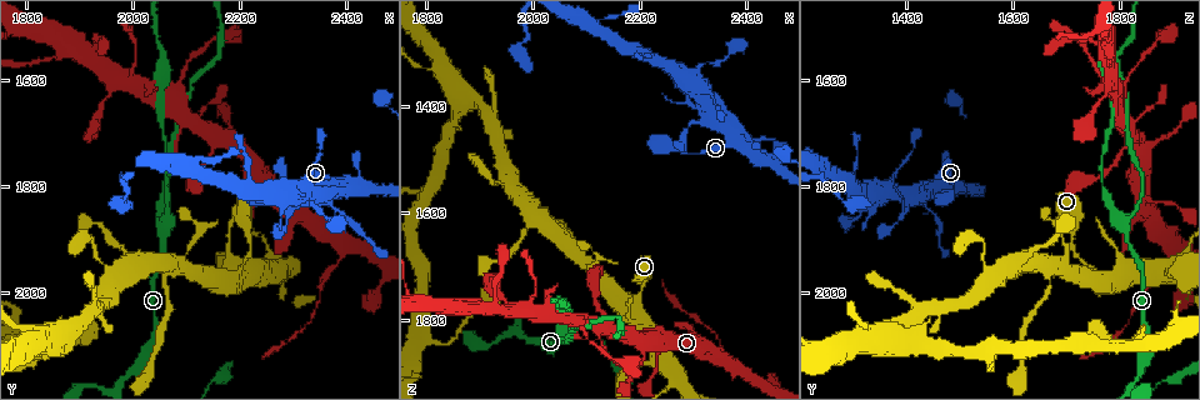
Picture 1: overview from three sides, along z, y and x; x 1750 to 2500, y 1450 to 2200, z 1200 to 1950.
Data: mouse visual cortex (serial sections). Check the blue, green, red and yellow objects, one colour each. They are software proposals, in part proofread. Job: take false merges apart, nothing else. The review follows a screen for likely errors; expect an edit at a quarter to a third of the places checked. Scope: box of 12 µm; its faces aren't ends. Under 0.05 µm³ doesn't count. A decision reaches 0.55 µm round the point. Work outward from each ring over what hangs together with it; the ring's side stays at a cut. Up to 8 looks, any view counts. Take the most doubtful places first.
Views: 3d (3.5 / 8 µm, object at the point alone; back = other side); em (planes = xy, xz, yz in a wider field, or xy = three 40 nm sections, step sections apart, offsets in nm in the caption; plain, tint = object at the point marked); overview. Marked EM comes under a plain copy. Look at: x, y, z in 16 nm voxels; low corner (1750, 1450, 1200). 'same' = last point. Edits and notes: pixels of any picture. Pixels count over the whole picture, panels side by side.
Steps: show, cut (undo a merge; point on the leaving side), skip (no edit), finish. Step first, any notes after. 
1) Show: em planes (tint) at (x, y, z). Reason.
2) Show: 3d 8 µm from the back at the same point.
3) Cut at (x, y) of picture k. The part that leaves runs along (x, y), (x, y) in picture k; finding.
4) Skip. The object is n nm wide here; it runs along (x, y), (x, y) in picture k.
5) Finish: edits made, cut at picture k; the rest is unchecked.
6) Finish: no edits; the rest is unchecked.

Show: 3d 8 µm from the back at (2060, 1865, 1815). Side arm on a straight run.

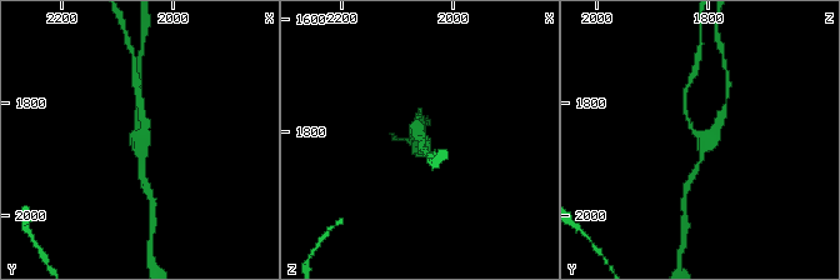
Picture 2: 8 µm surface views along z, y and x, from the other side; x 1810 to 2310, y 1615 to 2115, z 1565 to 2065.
Show: em planes (tint) at (2055, 1865, 1815). 3 arms meet here; the arms are 150, 200, 200 nm wide; now the EM.

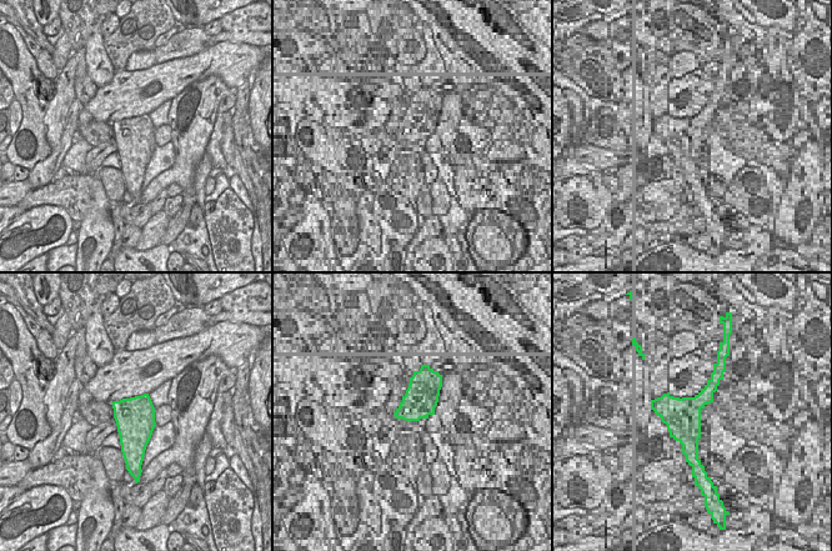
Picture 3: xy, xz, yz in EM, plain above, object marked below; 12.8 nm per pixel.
Skip. It runs along (143, 176), (139, 113) in picture 2; all the same cell.

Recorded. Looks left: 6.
Show: 3d 3.5 µm at (1845, 1560, 1790). Calibre changes.

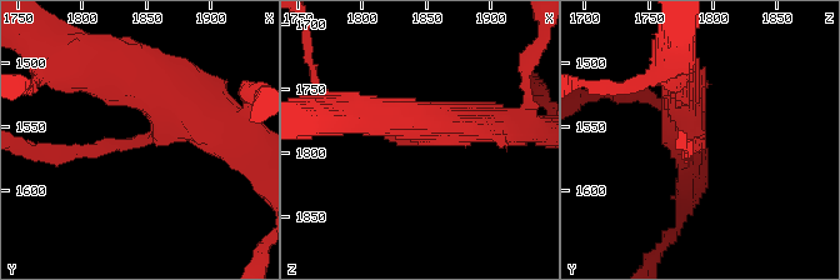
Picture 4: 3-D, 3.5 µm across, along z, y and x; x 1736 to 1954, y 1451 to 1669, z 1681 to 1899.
Show: em xy step 2 (tint) at (1842, 1558, 1790).

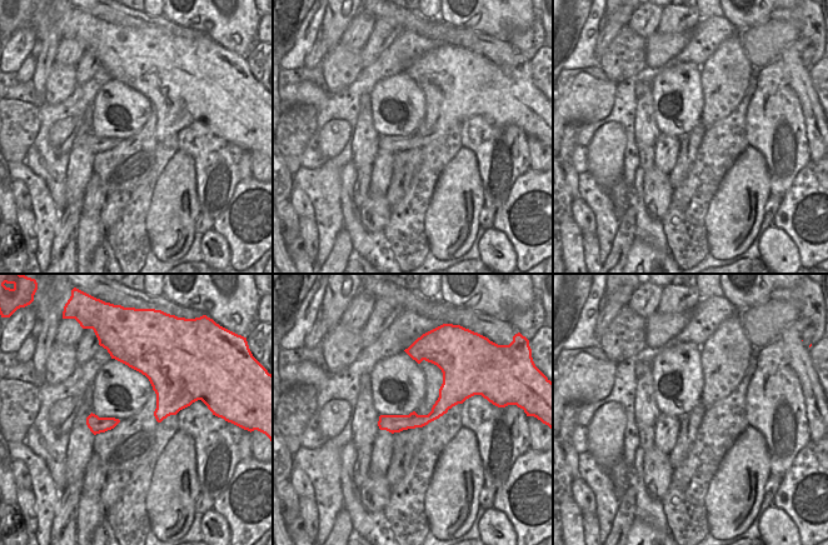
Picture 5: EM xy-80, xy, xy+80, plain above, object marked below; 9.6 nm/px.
Cut at (94, 153) of picture 4. The object is 170 nm wide here; a border runs along (408, 415), (413, 428) in picture 5; a second cell is stuck on.

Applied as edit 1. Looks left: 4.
Show: 3d 8 µm at (2065, 1945, 1670). Three-way junction.

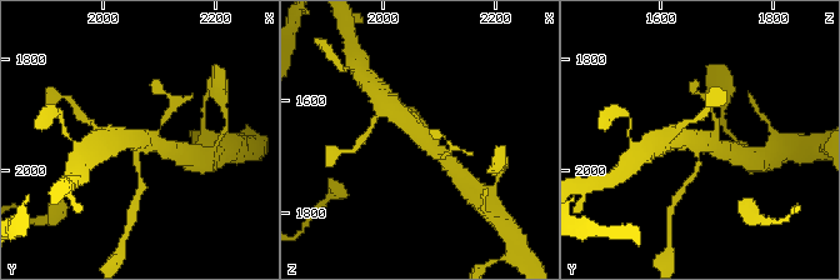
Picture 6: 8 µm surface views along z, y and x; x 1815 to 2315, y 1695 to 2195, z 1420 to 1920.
Show: em xy step 5 (tint) at (2065, 1945, 1665). 3 arms meet here; the arms are 150, 450, 600 nm wide.

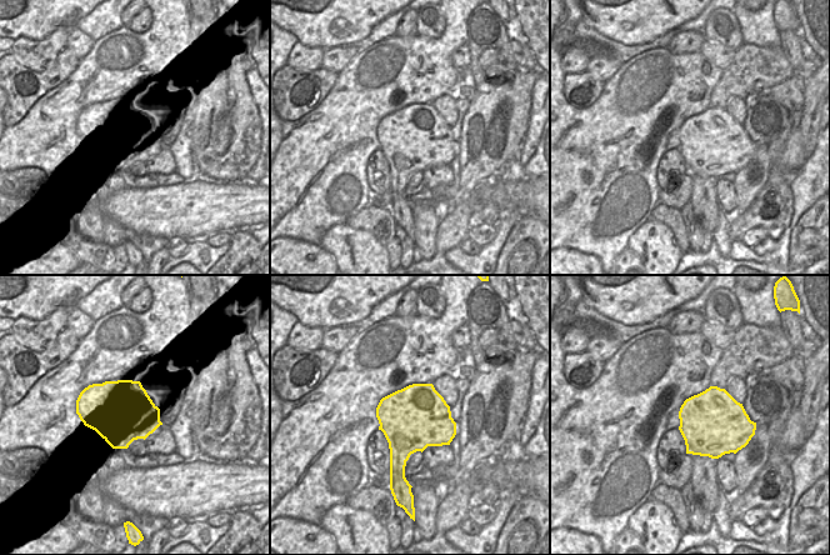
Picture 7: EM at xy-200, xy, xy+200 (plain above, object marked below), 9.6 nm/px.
Skip. It runs along (445, 160), (391, 109) in picture 6; all the same cell.

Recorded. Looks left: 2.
Finish: edits made, cut at picture 4; the rest is unchecked.

